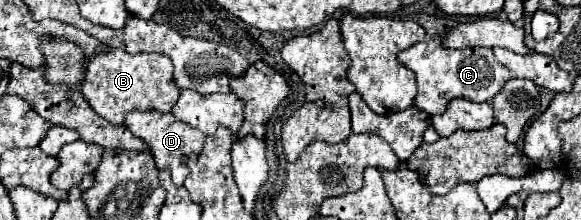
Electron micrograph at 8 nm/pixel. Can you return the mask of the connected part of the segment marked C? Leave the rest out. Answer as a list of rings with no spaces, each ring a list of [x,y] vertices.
[[[439,37],[427,39],[405,49],[399,55],[399,61],[415,73],[417,79],[417,97],[415,107],[421,107],[429,115],[443,113],[451,99],[463,97],[475,103],[491,103],[493,97],[503,89],[511,79],[507,67],[495,61],[493,49],[485,47],[467,47],[467,49],[449,49],[441,45]]]

